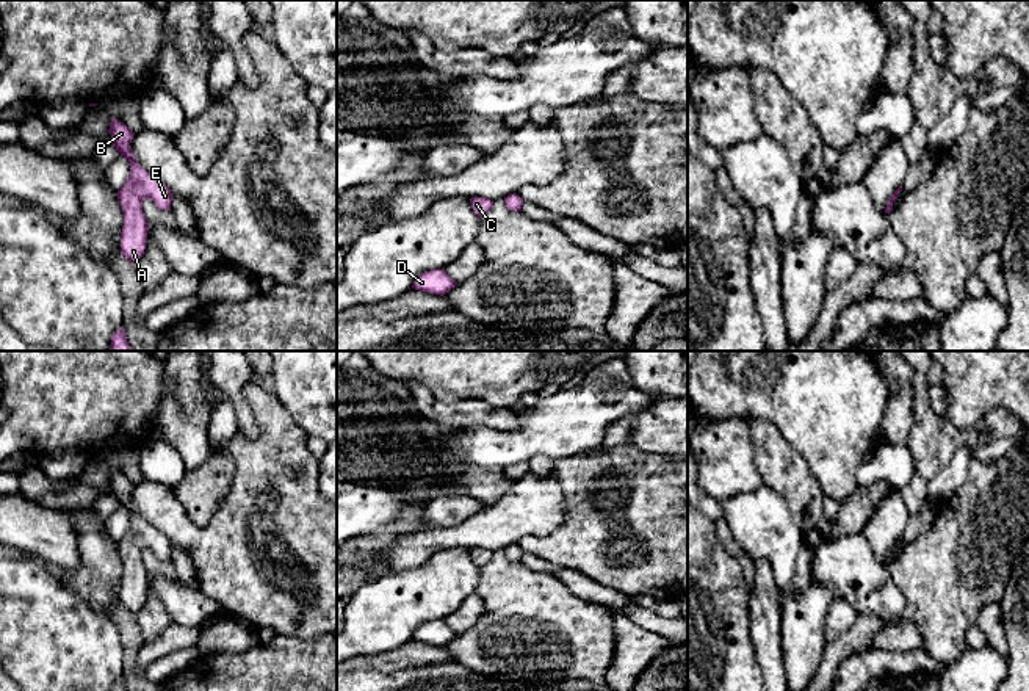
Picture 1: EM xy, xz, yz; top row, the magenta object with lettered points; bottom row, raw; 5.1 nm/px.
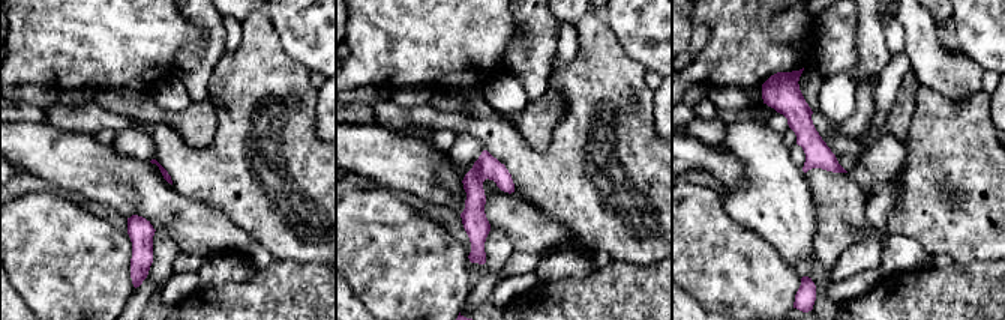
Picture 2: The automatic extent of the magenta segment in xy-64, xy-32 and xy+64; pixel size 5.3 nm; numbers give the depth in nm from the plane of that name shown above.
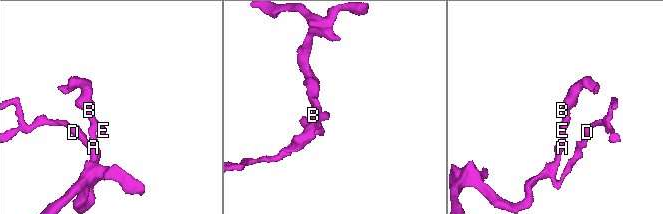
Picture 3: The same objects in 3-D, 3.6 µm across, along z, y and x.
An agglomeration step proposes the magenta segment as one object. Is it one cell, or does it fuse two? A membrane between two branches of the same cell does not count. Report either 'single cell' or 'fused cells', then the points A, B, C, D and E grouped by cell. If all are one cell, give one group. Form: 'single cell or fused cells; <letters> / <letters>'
single cell; A B C D E

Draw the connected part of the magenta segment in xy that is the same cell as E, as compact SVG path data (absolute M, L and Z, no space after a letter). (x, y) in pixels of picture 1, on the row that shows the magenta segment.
M111 119L108 133L117 154L130 161L130 175L117 191L117 199L124 213L121 232L121 252L136 265L144 254L149 224L143 213L143 201L152 199L160 210L171 210L172 193L164 182L147 172L133 157L130 143L133 132L121 121Z

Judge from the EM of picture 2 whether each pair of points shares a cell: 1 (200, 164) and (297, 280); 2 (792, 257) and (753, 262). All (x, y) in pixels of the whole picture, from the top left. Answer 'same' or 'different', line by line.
1: different
2: different

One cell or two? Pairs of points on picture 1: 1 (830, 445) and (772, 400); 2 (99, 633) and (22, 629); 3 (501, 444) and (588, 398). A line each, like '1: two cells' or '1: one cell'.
1: one cell
2: one cell
3: one cell

